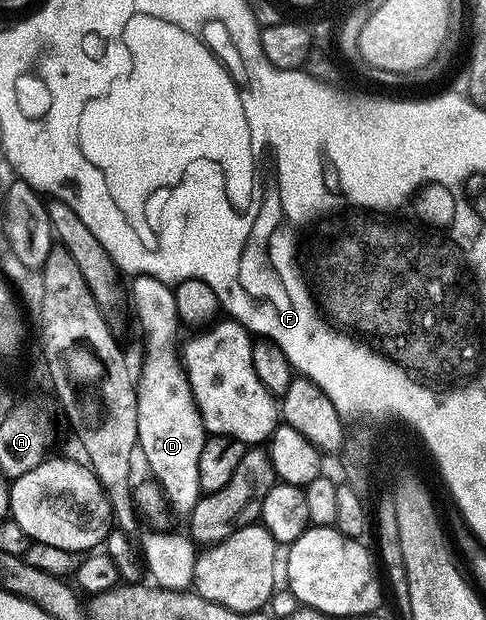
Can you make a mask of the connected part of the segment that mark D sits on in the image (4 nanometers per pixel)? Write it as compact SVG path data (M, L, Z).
M138 276L131 283L130 304L132 300L132 308L144 331L144 361L136 376L138 452L141 457L144 455L152 471L149 472L151 479L159 484L173 513L187 518L202 495L198 482L198 457L202 455L206 433L182 359L182 323L174 288L153 276Z

